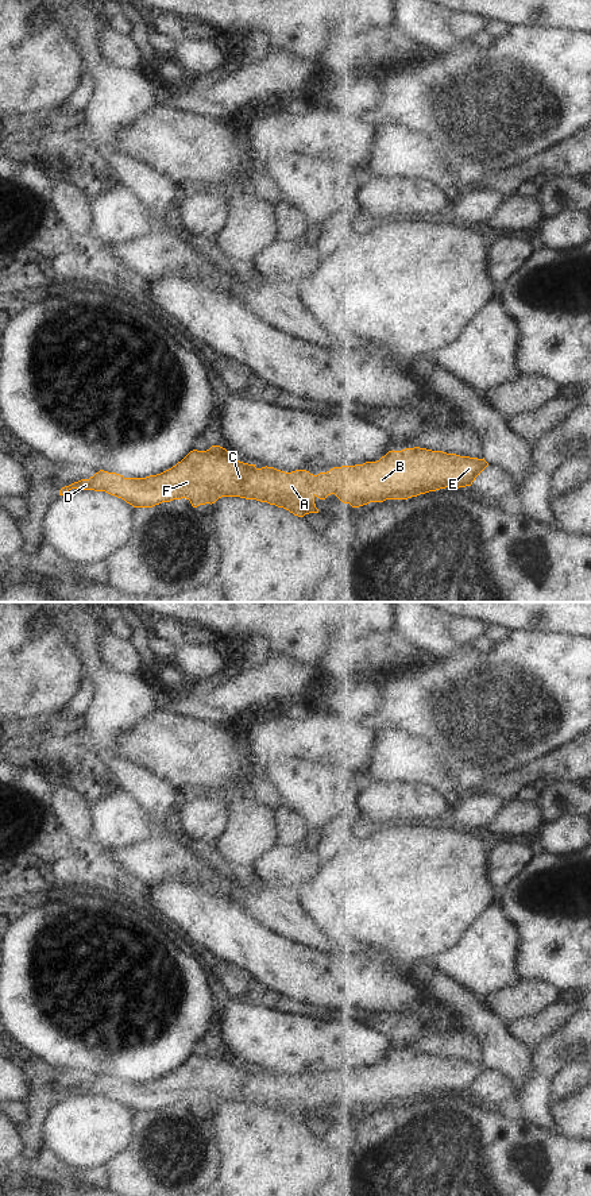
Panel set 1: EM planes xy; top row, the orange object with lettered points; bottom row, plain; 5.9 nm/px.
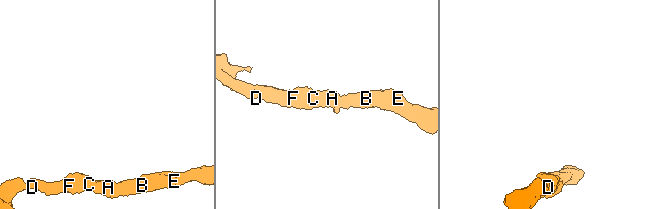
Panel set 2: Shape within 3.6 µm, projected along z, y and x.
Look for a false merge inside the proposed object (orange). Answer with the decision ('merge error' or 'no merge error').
no merge error

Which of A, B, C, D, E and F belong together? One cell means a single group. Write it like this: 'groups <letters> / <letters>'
groups A B C D E F

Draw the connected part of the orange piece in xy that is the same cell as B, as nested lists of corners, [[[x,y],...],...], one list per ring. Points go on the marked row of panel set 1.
[[[220,445],[206,451],[190,451],[171,468],[146,478],[124,478],[116,472],[100,470],[89,479],[81,479],[59,490],[63,495],[72,489],[105,491],[124,499],[134,508],[152,508],[162,502],[186,498],[193,508],[215,504],[221,497],[240,497],[267,502],[283,508],[294,516],[304,517],[318,513],[314,498],[325,499],[335,494],[341,502],[359,508],[370,502],[386,499],[407,499],[445,487],[459,489],[471,486],[475,478],[488,466],[483,459],[432,451],[426,448],[405,448],[389,451],[376,462],[355,466],[333,467],[317,475],[306,470],[285,472],[274,467],[256,468],[255,464],[239,462],[237,458]]]

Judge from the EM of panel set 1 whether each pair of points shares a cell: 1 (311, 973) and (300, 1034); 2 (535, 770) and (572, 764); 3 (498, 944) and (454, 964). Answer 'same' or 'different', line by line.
1: different
2: same
3: same

